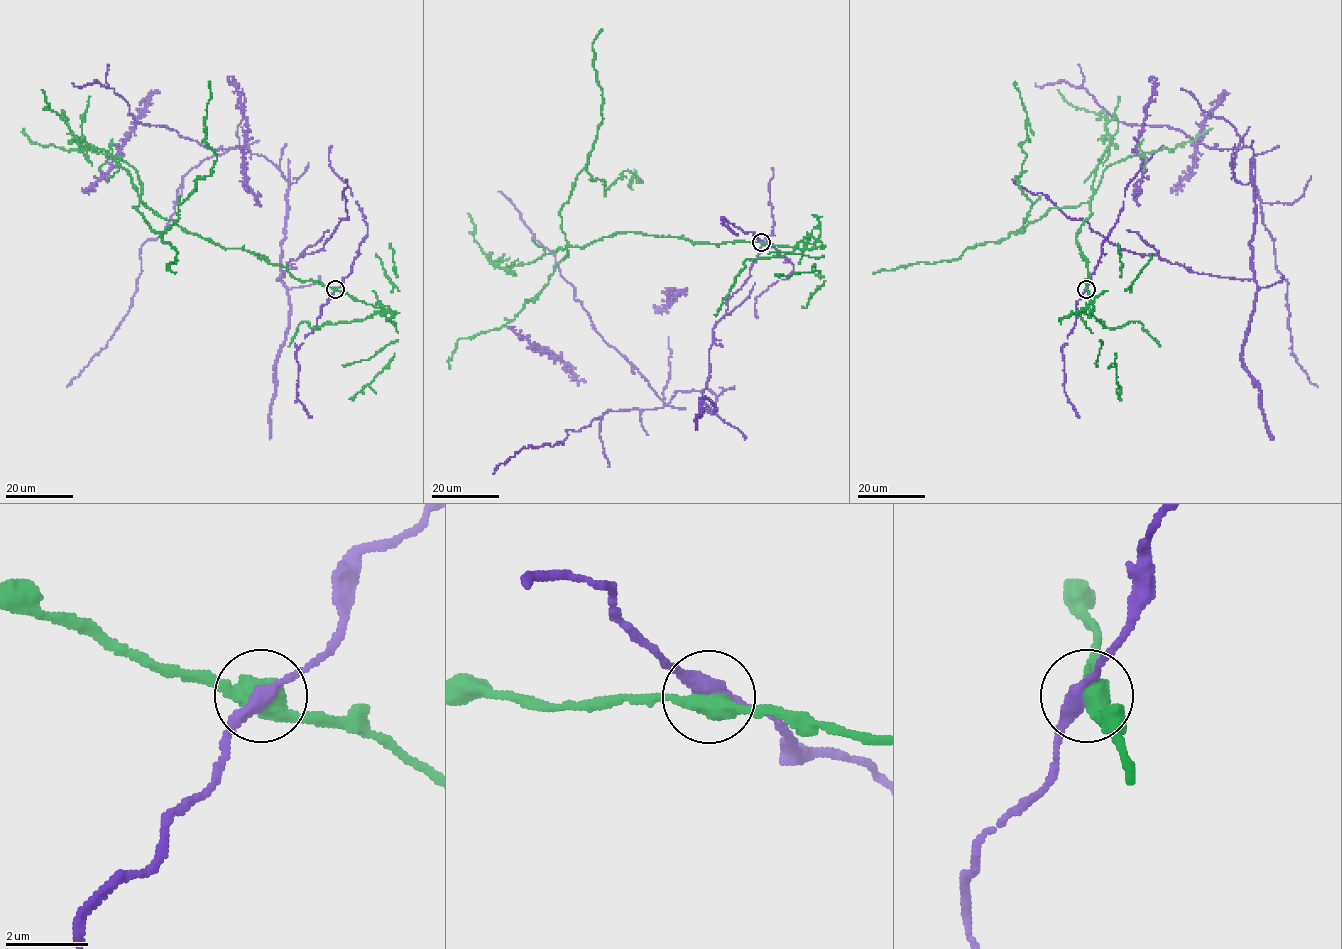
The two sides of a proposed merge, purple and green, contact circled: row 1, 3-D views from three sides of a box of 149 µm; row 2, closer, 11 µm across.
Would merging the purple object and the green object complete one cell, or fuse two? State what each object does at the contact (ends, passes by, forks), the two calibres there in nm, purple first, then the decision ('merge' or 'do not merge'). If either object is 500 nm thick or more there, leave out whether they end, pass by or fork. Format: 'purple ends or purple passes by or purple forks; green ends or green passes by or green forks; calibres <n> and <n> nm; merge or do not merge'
purple passes by; green passes by; calibres 320 and 480 nm; do not merge

